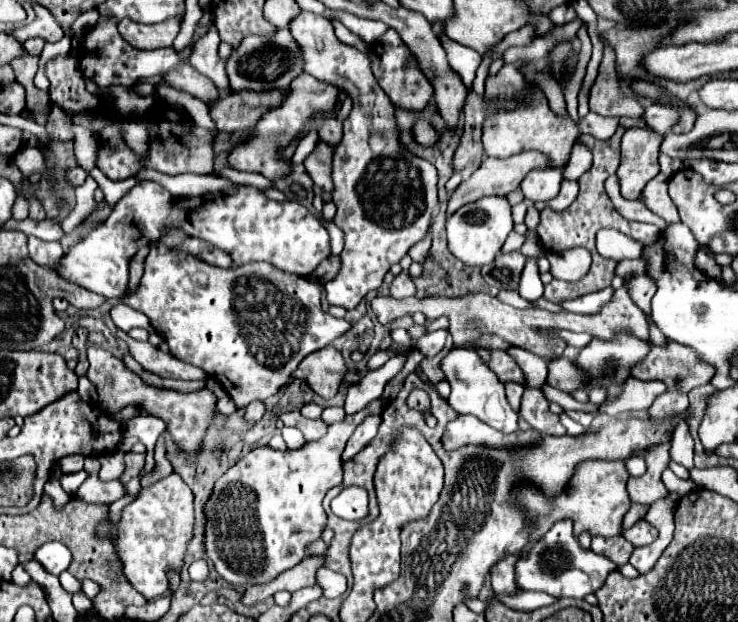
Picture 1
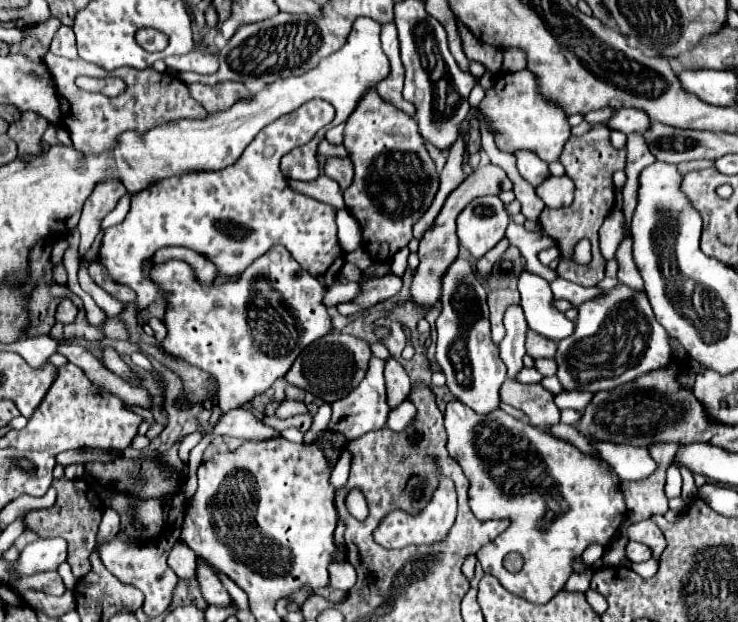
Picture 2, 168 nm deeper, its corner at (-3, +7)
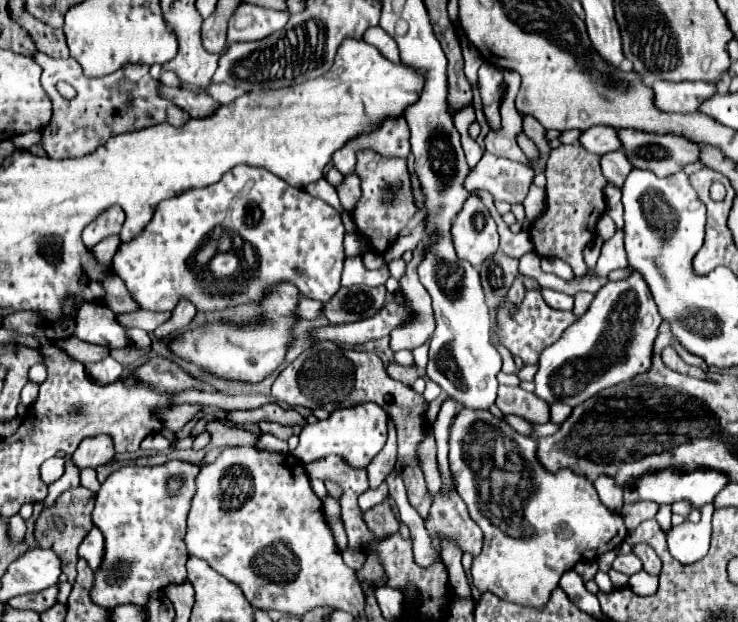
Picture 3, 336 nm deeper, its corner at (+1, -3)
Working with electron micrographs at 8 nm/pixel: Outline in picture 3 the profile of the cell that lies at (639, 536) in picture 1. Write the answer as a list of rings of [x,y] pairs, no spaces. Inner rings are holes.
[[[638,544],[638,546],[634,546],[634,554],[642,560],[644,570],[646,570],[648,574],[652,574],[652,576],[658,576],[658,574],[660,574],[660,558],[656,556],[656,552],[654,552],[650,546]]]

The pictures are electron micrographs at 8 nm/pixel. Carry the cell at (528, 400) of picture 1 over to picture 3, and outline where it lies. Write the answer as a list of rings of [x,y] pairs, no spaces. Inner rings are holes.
[[[500,386],[496,406],[504,414],[516,414],[532,424],[544,424],[550,418],[548,404],[532,392],[526,392],[518,386]]]

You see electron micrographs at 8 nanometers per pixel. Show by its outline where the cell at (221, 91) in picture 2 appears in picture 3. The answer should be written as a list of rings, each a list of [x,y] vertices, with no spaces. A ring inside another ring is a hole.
[[[160,84],[160,94],[164,94],[164,98],[170,100],[172,104],[186,110],[192,118],[208,116],[218,108],[218,104],[206,92],[192,92],[188,88],[168,88]]]

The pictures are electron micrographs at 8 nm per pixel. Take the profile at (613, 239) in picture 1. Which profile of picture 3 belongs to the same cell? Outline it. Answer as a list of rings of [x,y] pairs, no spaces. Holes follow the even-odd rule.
[[[604,214],[604,216],[598,220],[596,230],[598,230],[598,234],[600,234],[604,240],[608,240],[610,236],[614,236],[614,222],[612,222],[612,218],[610,218],[608,214]]]

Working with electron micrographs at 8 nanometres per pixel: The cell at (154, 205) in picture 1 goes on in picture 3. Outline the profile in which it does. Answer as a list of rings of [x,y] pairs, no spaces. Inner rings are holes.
[[[236,166],[234,170],[224,174],[220,182],[212,186],[188,190],[180,196],[160,202],[152,222],[144,228],[144,232],[138,238],[120,244],[112,264],[114,272],[126,282],[130,294],[140,304],[140,308],[152,312],[166,312],[166,310],[172,312],[176,308],[176,302],[180,302],[180,298],[188,298],[200,312],[224,310],[230,306],[240,306],[250,302],[258,304],[264,298],[264,292],[284,282],[292,282],[296,288],[300,288],[302,296],[326,304],[340,288],[340,274],[346,258],[342,242],[344,242],[344,226],[338,210],[310,196],[304,190],[288,186],[284,180],[276,178],[264,168]],[[246,214],[252,214],[252,224],[244,222]],[[218,226],[222,226],[230,234],[246,238],[250,254],[246,252],[238,254],[234,250],[216,252],[208,264],[196,262],[196,254],[202,250],[212,230]]]

